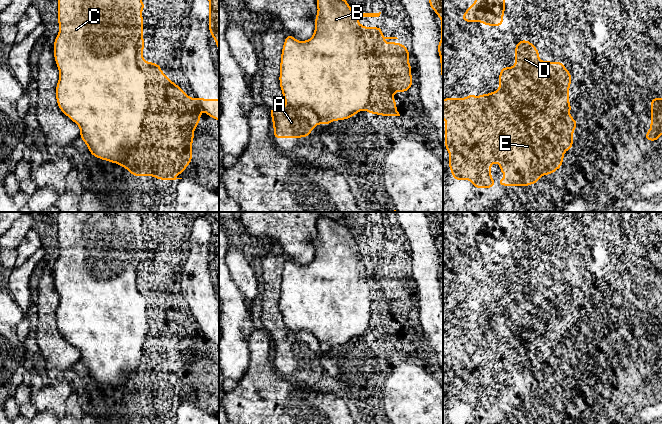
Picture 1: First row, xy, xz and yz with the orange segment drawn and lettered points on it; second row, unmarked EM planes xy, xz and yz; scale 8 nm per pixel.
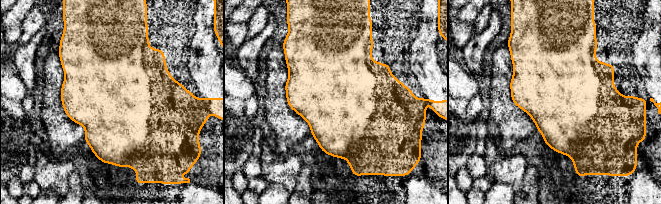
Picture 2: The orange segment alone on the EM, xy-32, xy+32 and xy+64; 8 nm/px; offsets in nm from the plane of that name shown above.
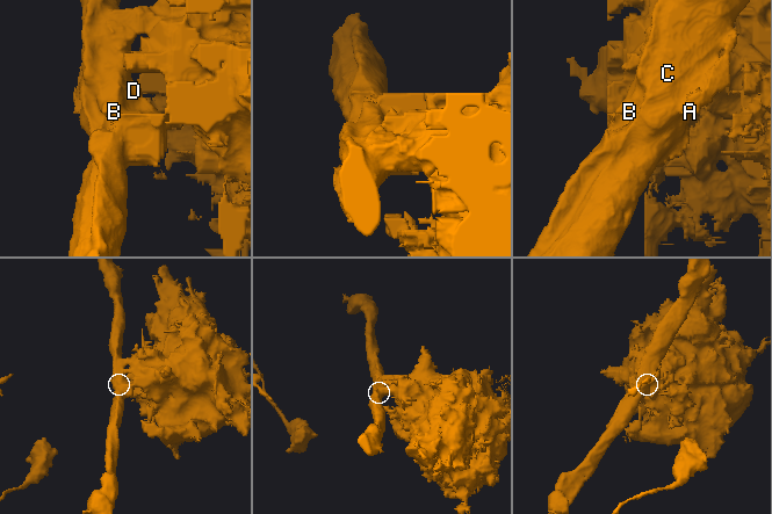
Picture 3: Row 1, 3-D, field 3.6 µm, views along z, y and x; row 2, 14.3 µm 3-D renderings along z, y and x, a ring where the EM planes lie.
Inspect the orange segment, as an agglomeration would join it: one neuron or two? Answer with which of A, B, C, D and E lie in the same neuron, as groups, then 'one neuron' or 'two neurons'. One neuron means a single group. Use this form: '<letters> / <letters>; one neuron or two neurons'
A B C E / D; two neurons

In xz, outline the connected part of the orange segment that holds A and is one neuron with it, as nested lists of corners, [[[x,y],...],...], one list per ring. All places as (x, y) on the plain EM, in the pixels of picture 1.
[[[321,218],[317,221],[316,228],[318,231],[318,236],[315,241],[315,254],[313,260],[307,265],[297,265],[292,259],[288,258],[284,264],[284,270],[281,277],[279,306],[283,322],[287,328],[284,329],[281,333],[268,333],[268,336],[272,341],[274,363],[301,361],[306,362],[309,361],[311,354],[317,351],[319,347],[322,347],[323,350],[326,350],[332,345],[345,344],[346,338],[350,338],[354,332],[360,331],[360,321],[364,317],[372,316],[373,307],[377,302],[377,289],[381,285],[381,276],[379,275],[374,277],[367,271],[366,264],[363,262],[361,252],[359,251],[357,240],[347,227],[346,221],[337,222],[329,218]]]

